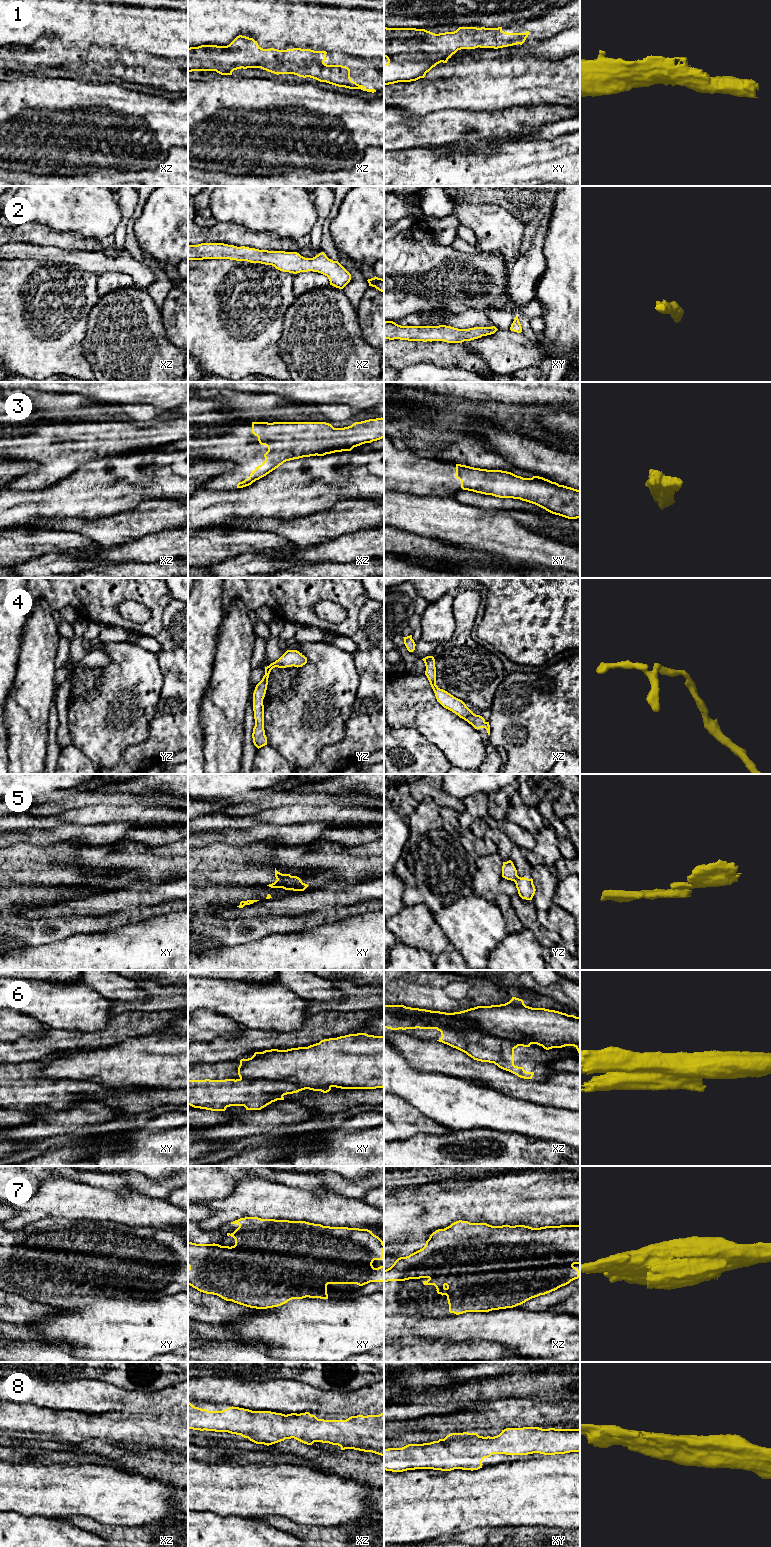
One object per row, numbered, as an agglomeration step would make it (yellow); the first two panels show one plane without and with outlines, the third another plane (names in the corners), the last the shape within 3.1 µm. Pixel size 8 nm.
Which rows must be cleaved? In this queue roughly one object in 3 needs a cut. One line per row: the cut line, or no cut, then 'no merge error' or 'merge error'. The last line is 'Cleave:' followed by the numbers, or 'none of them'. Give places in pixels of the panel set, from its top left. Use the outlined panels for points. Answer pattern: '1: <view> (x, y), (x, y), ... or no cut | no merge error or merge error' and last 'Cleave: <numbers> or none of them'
1: no cut | no merge error
2: no cut | no merge error
3: no cut | no merge error
4: no cut | no merge error
5: xy (277, 879), (293, 876), (300, 880) | merge error
6: xy (240, 1077), (285, 1080), (307, 1088), (324, 1085), (331, 1086) | merge error
7: no cut | no merge error
8: no cut | no merge error
Cleave: 5, 6

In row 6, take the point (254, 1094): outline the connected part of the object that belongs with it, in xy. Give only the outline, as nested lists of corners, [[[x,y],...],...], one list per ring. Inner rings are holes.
[[[267,1079],[188,1080],[188,1105],[211,1111],[225,1111],[230,1106],[261,1110],[284,1095],[307,1088]]]

